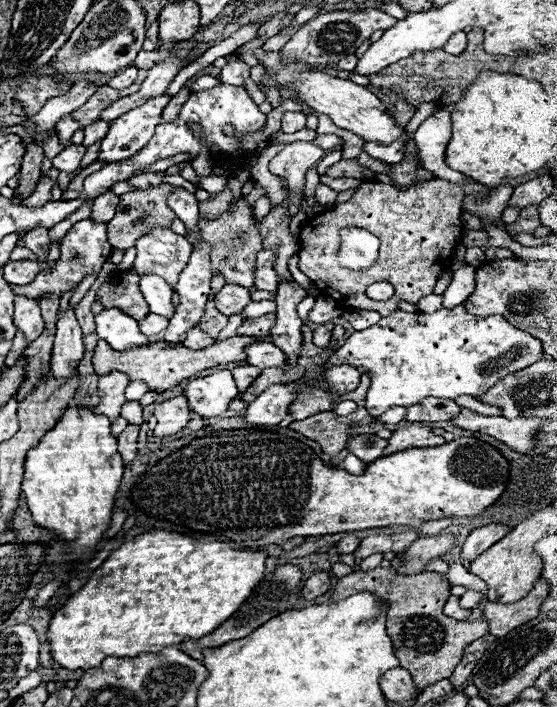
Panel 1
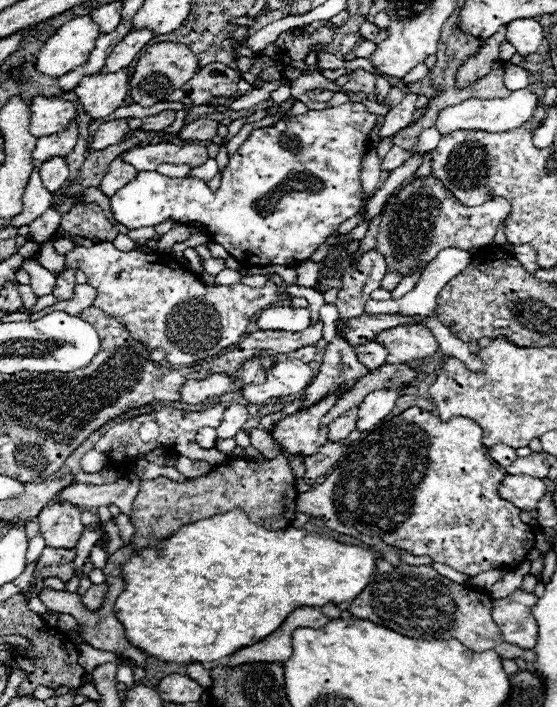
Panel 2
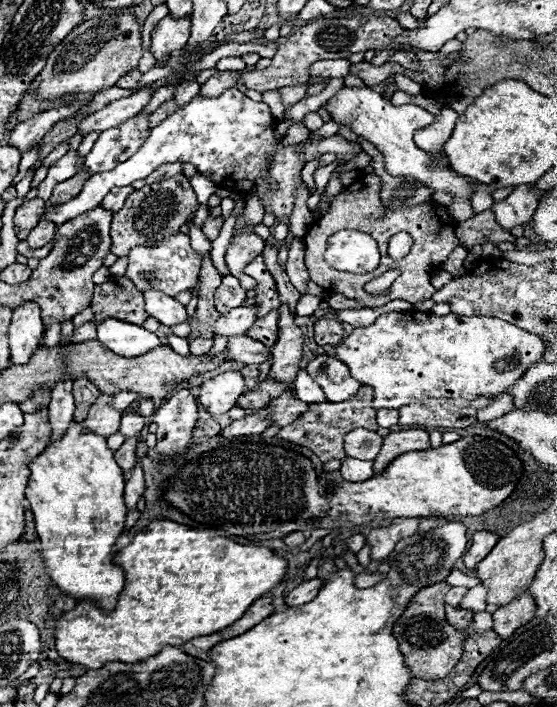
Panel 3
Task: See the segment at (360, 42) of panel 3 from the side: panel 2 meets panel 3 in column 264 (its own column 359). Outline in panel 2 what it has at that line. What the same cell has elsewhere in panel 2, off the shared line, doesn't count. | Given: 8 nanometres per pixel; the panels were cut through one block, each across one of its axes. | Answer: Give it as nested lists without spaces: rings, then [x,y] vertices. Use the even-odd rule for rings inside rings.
[[[354,70],[348,78],[348,82],[344,84],[344,90],[350,90],[350,92],[364,92],[364,94],[370,94],[374,92],[374,82],[376,82],[376,76],[366,72],[366,70]]]

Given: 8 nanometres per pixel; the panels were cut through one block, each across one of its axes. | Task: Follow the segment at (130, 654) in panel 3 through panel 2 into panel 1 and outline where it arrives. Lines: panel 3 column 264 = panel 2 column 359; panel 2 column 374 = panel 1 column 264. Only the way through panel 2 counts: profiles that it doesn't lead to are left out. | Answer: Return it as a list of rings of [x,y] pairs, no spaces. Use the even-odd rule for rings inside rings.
[[[152,530],[114,550],[88,582],[60,606],[48,626],[50,656],[66,670],[88,670],[104,658],[160,652],[184,638],[206,636],[228,620],[264,576],[266,552],[232,550],[226,542],[200,542]]]

